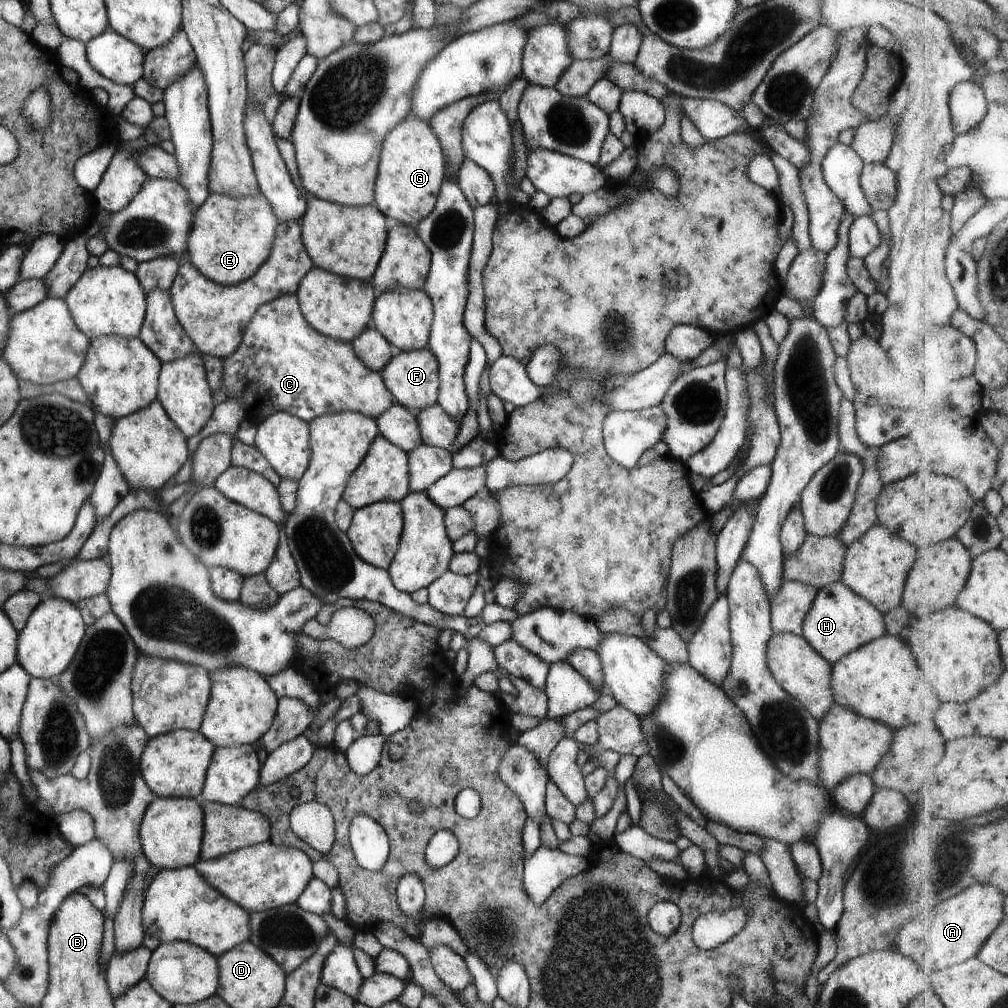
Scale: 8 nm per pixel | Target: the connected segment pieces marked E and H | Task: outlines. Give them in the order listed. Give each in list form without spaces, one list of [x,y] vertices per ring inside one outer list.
[[[210,193],[194,213],[187,238],[187,259],[208,280],[226,286],[240,284],[268,260],[278,223],[270,202],[262,193],[244,198]]]
[[[838,580],[819,589],[804,619],[802,636],[818,654],[834,664],[850,651],[886,634],[883,614],[871,602]]]

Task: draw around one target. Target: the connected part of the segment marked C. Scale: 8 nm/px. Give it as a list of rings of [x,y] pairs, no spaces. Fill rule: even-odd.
[[[295,294],[280,295],[272,302],[260,306],[244,330],[240,346],[234,354],[222,361],[222,366],[222,386],[227,398],[244,402],[248,406],[247,416],[253,420],[278,411],[289,412],[306,422],[335,412],[359,412],[376,420],[396,402],[381,374],[370,370],[351,344],[332,340],[316,332],[306,322]]]

